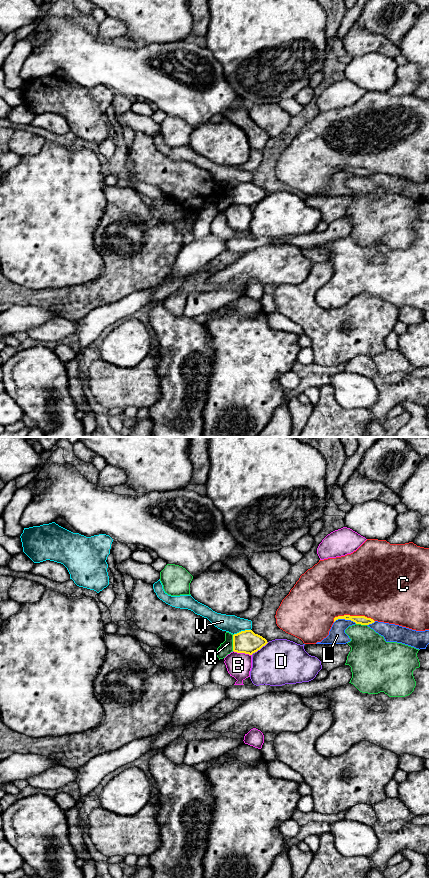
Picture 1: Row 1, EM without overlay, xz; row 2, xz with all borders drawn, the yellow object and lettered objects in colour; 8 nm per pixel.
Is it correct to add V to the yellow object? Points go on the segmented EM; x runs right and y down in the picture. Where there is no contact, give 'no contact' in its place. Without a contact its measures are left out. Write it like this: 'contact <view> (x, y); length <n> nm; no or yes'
contact xz (241, 631); length 150 nm; no

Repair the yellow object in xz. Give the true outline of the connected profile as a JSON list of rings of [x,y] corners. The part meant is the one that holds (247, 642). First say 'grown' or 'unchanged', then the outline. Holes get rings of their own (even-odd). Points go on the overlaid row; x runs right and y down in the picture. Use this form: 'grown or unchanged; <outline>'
unchanged; [[[252,630],[241,631],[233,635],[233,651],[252,655],[267,644],[267,640]]]

